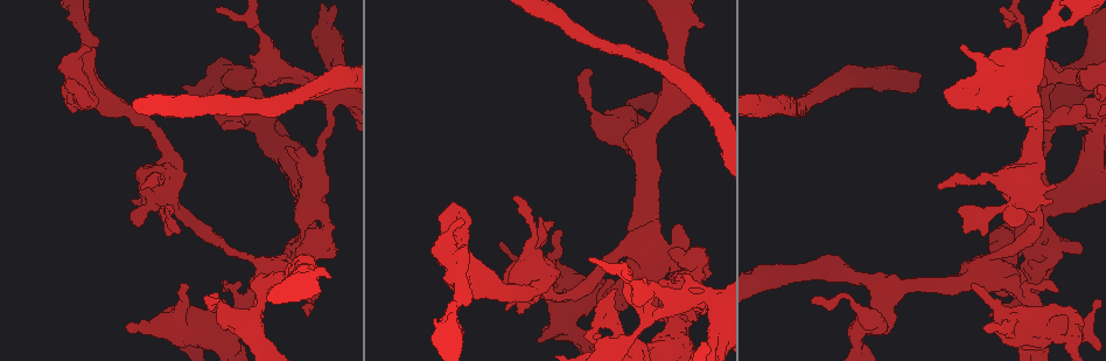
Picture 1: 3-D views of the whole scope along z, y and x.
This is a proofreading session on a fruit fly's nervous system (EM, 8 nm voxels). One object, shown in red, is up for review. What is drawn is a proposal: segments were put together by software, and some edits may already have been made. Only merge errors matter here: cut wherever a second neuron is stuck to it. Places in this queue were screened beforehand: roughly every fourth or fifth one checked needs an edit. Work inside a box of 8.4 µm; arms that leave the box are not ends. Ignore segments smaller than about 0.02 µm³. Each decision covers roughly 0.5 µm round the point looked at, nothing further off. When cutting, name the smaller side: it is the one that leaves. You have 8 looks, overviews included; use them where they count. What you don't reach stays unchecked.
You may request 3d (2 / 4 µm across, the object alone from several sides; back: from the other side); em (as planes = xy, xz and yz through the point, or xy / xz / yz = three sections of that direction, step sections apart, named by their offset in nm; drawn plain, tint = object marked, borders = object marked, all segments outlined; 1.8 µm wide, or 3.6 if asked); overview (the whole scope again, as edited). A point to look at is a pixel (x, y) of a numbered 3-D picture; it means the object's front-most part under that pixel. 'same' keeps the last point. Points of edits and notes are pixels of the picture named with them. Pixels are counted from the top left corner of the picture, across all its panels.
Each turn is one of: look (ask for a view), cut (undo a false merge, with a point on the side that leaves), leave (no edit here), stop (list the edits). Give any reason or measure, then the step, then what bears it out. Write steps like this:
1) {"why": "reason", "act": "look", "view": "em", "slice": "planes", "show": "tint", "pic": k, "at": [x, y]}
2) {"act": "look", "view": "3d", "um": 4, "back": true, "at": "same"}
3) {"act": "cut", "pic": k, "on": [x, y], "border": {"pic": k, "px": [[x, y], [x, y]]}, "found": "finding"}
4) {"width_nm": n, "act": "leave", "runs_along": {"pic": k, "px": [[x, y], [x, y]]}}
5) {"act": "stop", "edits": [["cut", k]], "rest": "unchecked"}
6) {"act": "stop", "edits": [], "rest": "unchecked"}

{"why": "touches itself", "act": "look", "view": "3d", "um": 4, "pic": 1, "at": [455, 269]}

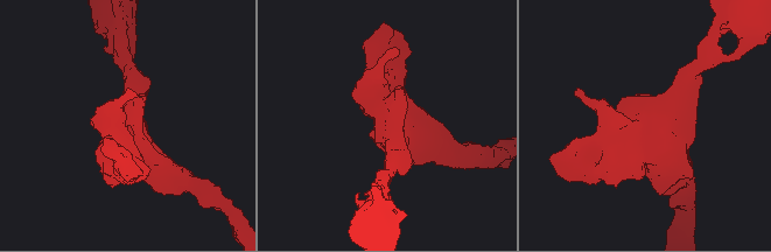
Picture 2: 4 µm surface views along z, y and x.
{"act": "look", "view": "em", "um": 3.6, "slice": "planes", "show": "tint", "pic": 2, "at": [649, 128]}

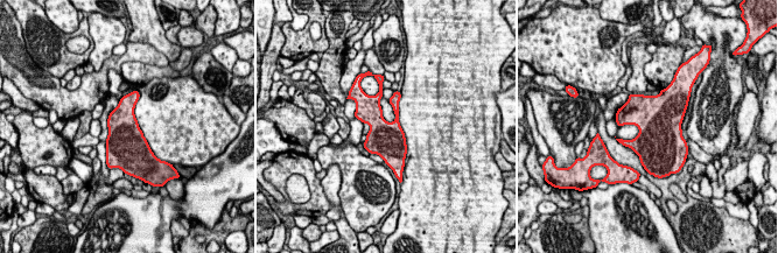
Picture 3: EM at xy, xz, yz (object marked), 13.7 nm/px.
{"act": "leave", "found": "continuous, no second neuron"}

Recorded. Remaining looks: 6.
{"why": "touches itself", "act": "look", "view": "3d", "um": 4, "back": true, "pic": 1, "at": [1009, 328]}

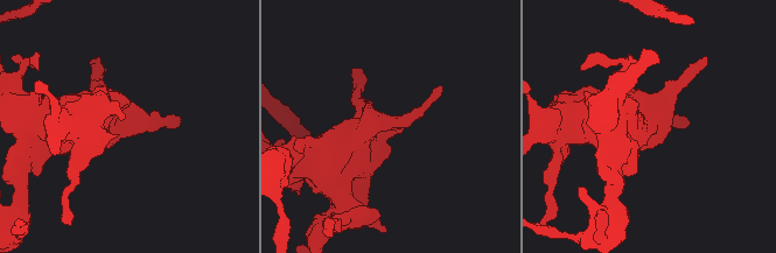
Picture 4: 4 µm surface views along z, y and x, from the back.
{"act": "look", "view": "em", "slice": "planes", "show": "tint", "pic": 4, "at": [652, 122]}

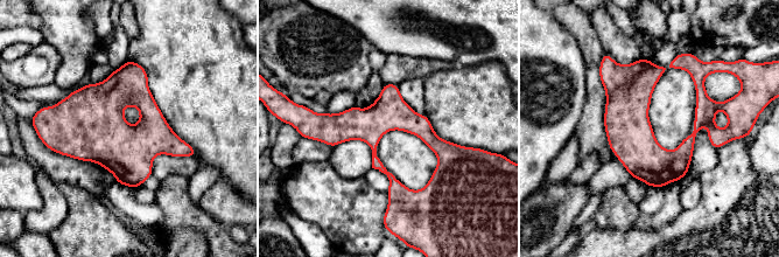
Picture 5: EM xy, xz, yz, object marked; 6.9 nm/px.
{"act": "leave", "runs_along": {"pic": 5, "px": [[318, 123], [411, 122], [455, 150]]}, "found": "continuous, no second neuron"}

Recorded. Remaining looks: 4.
{"why": "calibre changes", "act": "look", "view": "3d", "um": 2, "pic": 1, "at": [885, 316]}

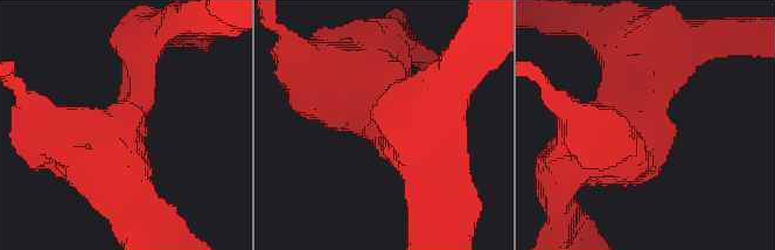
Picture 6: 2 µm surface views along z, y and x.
{"arms": 3, "arm_widths_nm": [220, 260, 300], "why": "now the EM", "act": "look", "view": "em", "slice": "planes", "show": "tint", "pic": 6, "at": [639, 132]}

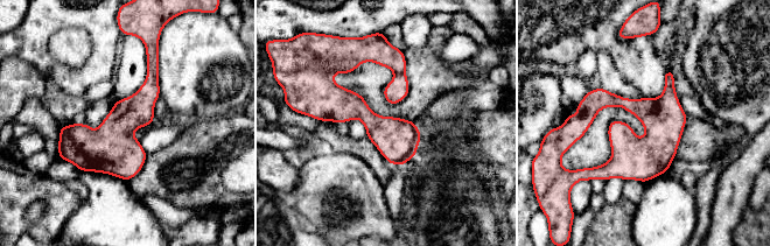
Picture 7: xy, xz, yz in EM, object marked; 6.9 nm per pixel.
{"act": "leave", "runs_along": {"pic": 7, "px": [[149, 57], [149, 92], [65, 156]]}, "found": "all the same neuron"}

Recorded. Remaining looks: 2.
{"why": "small branch off a trunk", "act": "look", "view": "em", "slice": "planes", "show": "plain", "pic": 1, "at": [330, 100]}

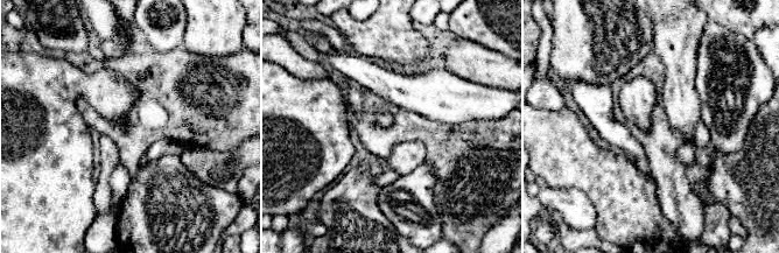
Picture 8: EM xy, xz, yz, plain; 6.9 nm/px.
{"act": "look", "view": "em", "slice": "planes", "show": "borders", "at": "same"}

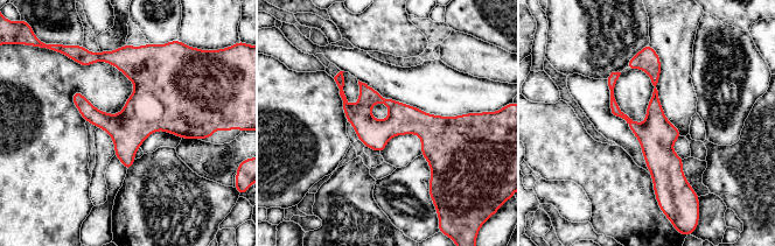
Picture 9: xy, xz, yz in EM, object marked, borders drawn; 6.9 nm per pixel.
{"act": "leave", "runs_along": {"pic": 9, "px": [[643, 51], [655, 74], [662, 190]]}, "found": "continuous, no second neuron"}

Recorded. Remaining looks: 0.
{"act": "stop", "edits": [], "rest": "unchecked"}

